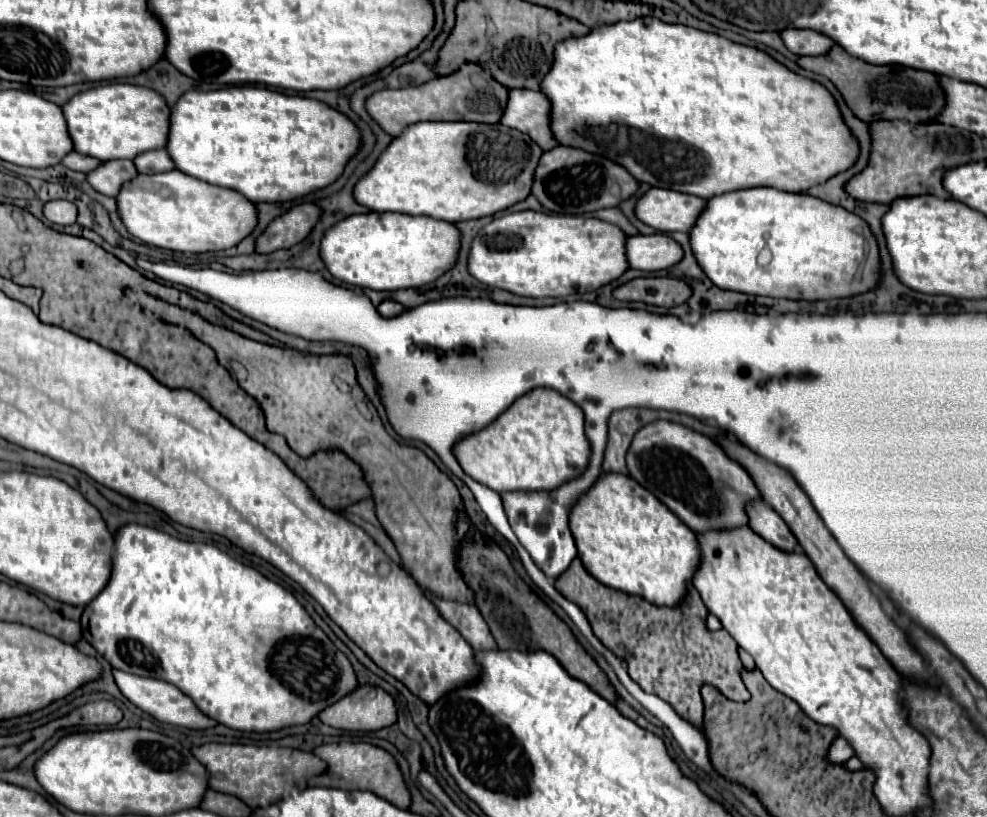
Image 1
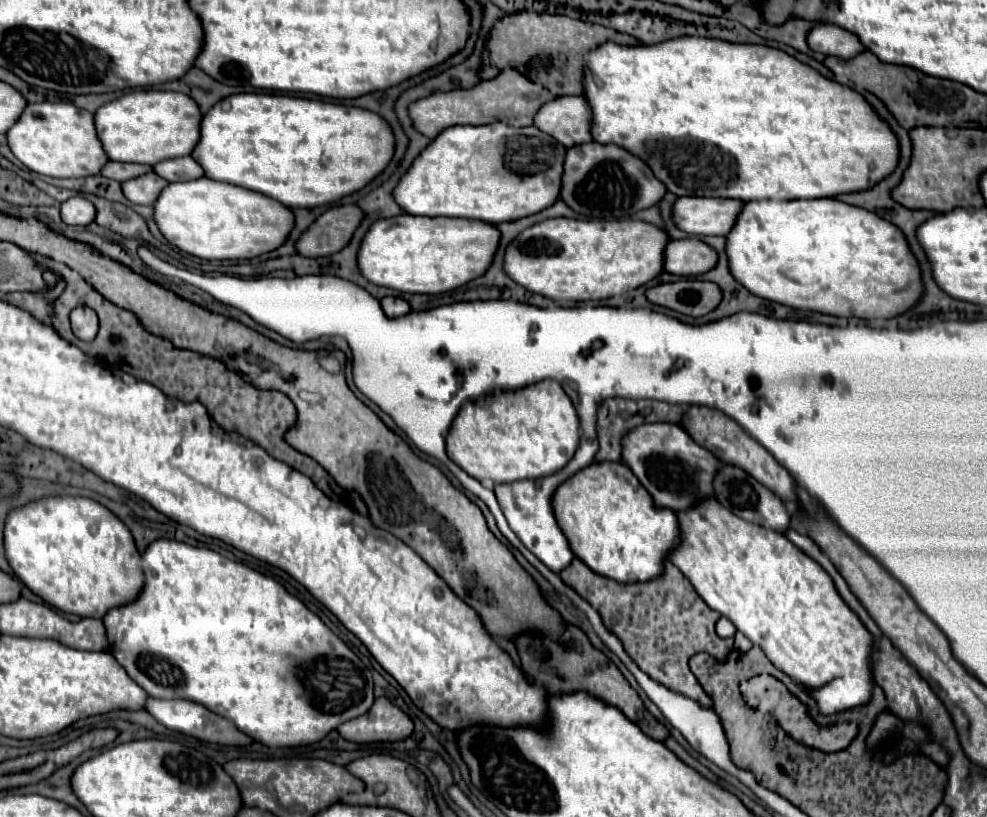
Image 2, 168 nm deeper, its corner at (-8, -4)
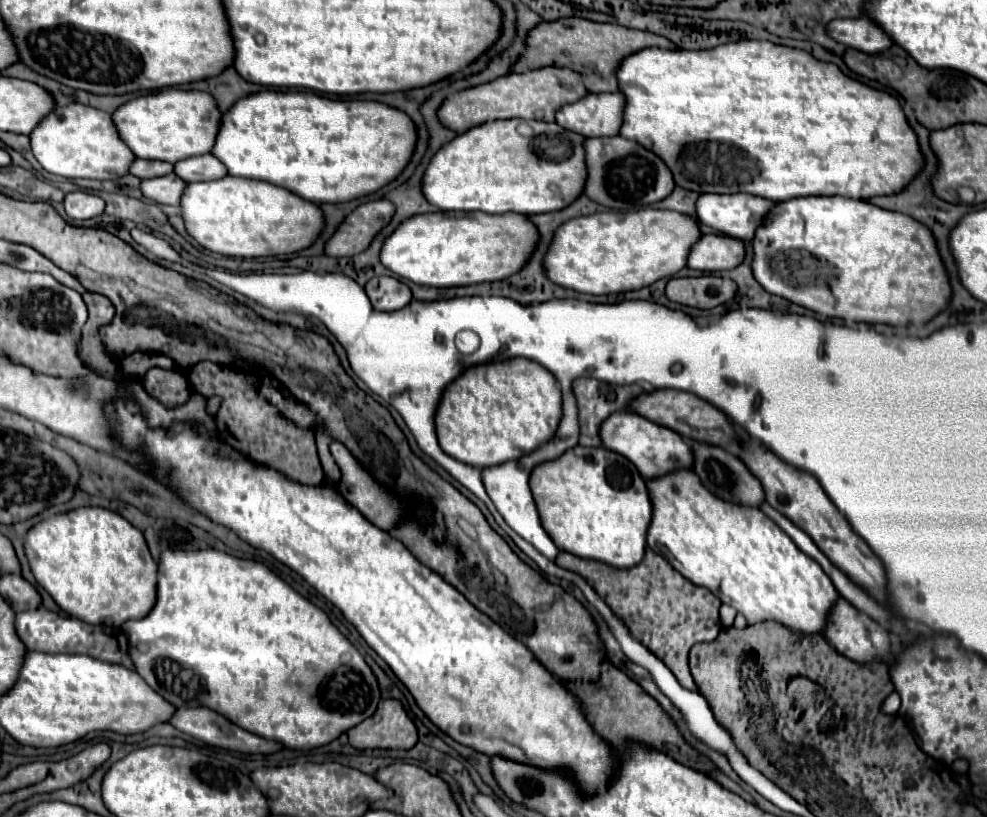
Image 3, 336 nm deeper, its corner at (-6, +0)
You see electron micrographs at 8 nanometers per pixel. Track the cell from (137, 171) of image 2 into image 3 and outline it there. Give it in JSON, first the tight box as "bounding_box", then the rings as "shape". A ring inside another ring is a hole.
{"bounding_box":[129,158,173,178],"shape":[[[135,158],[133,164],[129,166],[129,174],[137,176],[137,178],[155,178],[155,176],[161,176],[161,174],[169,174],[173,172],[173,164],[169,162],[159,162],[159,160],[141,160],[141,158]]]}

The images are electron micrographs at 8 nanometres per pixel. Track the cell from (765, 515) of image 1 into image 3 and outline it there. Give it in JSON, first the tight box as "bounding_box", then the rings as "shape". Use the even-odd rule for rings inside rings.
{"bounding_box":[691,442,765,508],"shape":[[[691,442],[693,452],[695,452],[695,474],[701,478],[701,482],[707,486],[709,492],[713,492],[717,498],[727,500],[731,504],[741,504],[741,506],[749,506],[749,508],[761,508],[761,504],[765,502],[765,492],[761,482],[751,474],[751,470],[745,466],[745,462],[733,454],[729,454],[723,448],[717,446],[707,446],[707,444],[699,444],[699,442]]]}

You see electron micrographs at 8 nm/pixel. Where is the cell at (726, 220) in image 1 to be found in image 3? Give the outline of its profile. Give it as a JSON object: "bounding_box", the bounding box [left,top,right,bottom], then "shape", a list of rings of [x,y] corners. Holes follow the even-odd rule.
{"bounding_box":[751,196,951,326],"shape":[[[807,196],[777,202],[773,210],[769,210],[765,224],[755,230],[751,246],[753,276],[769,294],[781,296],[823,316],[869,324],[883,322],[891,326],[923,324],[941,312],[951,296],[947,274],[931,232],[905,214],[889,212],[863,200],[849,200],[843,196]]]}

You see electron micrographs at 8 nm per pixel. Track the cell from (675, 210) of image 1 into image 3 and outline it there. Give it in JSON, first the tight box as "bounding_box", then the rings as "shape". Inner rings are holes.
{"bounding_box":[695,194,771,240],"shape":[[[701,194],[695,214],[699,222],[721,234],[751,240],[771,206],[771,200],[751,194]]]}

